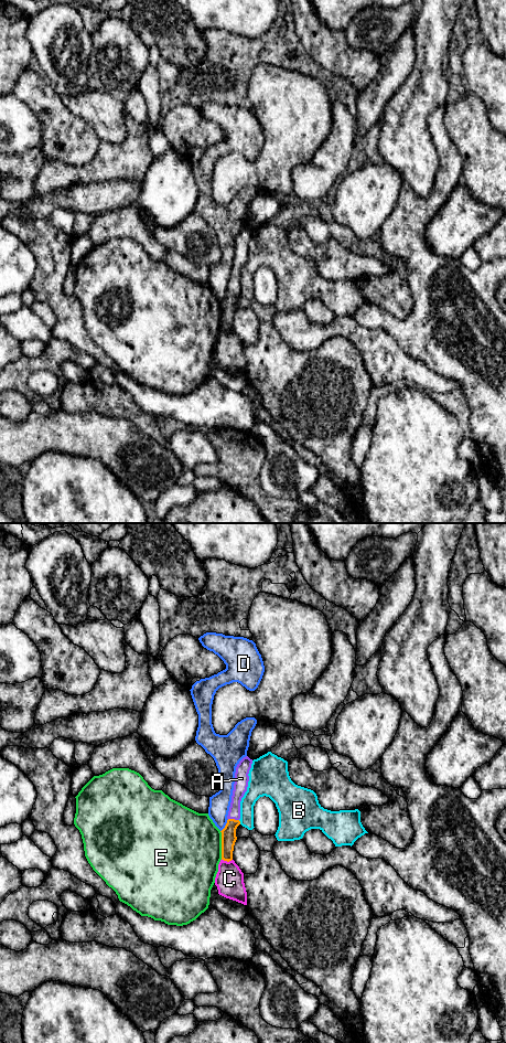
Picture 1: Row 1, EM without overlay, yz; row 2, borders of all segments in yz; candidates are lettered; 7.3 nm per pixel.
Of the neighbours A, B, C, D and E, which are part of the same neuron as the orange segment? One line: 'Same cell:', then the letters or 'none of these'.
Same cell: A

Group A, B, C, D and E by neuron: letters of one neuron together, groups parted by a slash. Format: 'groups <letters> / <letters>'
groups A / B / C / D / E

